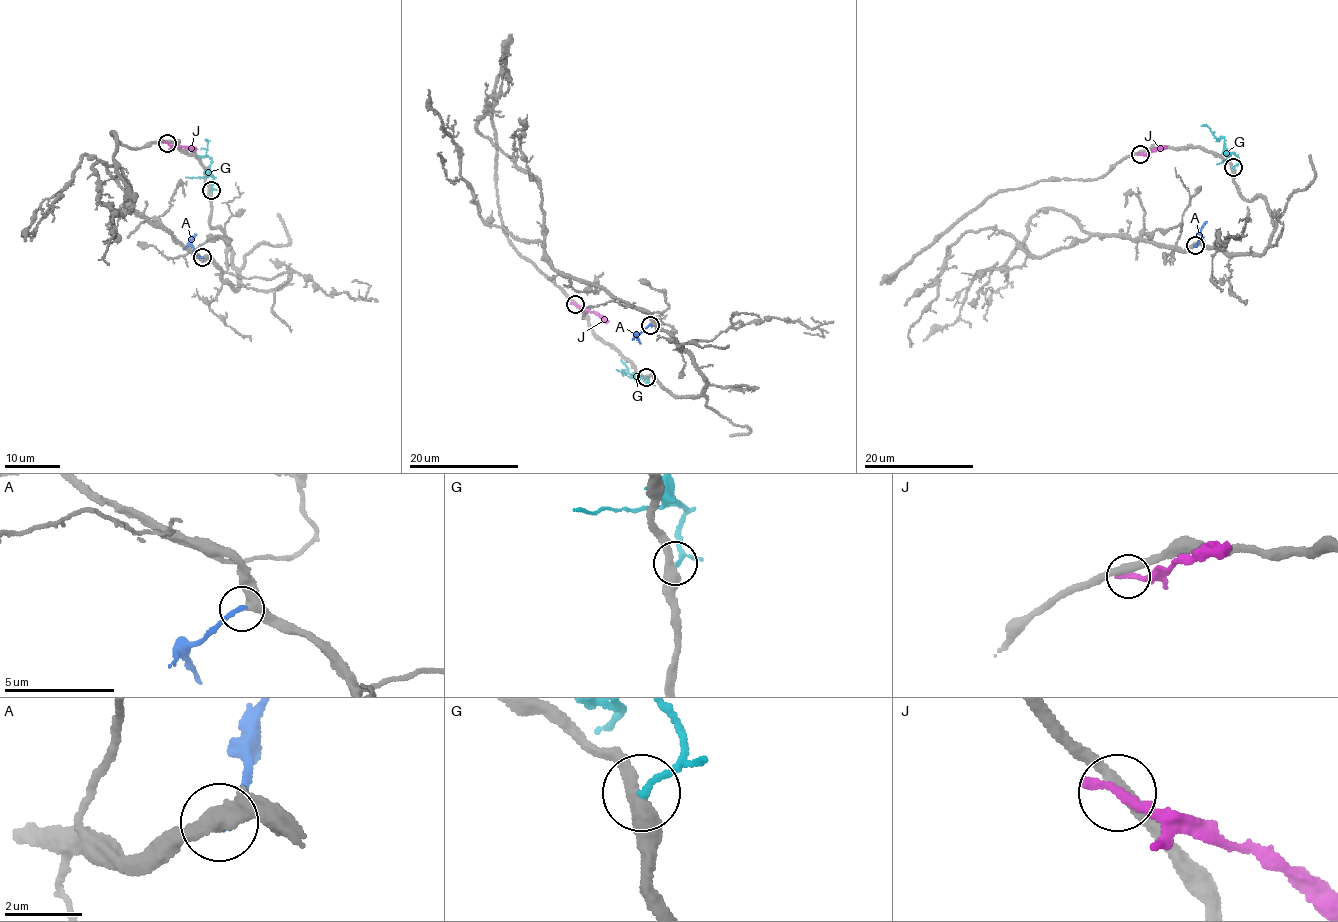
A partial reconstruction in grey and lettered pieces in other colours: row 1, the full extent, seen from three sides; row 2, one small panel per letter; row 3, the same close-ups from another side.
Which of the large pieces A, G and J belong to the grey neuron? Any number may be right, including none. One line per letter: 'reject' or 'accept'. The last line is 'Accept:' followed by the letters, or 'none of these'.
A: accept
G: reject
J: reject
Accept: A

